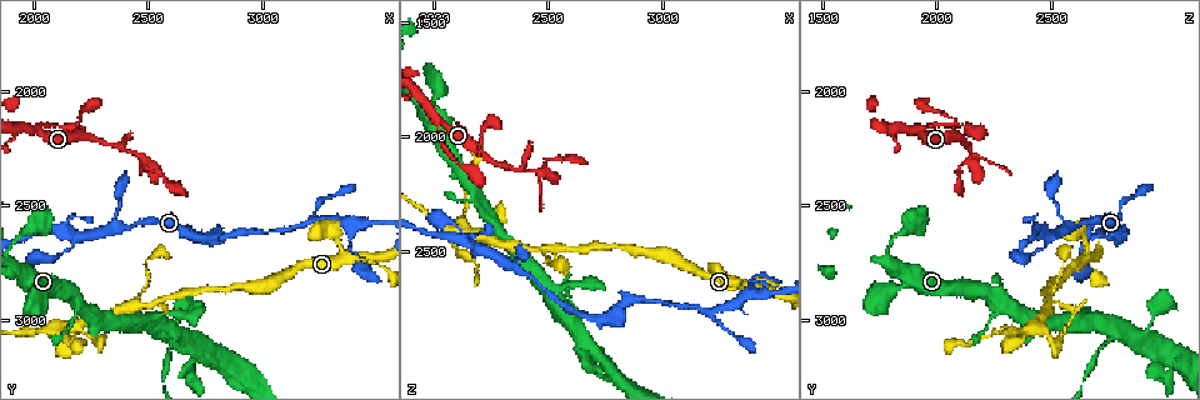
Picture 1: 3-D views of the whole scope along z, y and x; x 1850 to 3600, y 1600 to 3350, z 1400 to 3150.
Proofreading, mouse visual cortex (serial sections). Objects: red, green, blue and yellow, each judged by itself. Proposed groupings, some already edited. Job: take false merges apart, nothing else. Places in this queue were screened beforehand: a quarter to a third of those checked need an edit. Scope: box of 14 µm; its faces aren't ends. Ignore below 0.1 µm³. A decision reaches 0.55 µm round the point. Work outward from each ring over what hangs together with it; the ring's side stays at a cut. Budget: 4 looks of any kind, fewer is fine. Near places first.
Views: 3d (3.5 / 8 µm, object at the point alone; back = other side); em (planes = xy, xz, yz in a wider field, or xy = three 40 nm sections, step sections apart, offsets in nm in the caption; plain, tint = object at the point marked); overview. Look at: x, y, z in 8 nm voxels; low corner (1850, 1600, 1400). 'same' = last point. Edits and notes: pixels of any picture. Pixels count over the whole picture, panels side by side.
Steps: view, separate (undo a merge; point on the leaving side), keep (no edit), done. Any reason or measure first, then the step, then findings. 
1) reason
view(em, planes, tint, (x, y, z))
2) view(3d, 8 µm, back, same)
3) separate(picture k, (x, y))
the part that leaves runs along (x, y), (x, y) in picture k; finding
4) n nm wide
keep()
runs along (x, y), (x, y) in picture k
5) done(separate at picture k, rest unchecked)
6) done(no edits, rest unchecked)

two arms at a narrow angle
view(em, xy, step 3, tint, (3390, 2730, 2640))

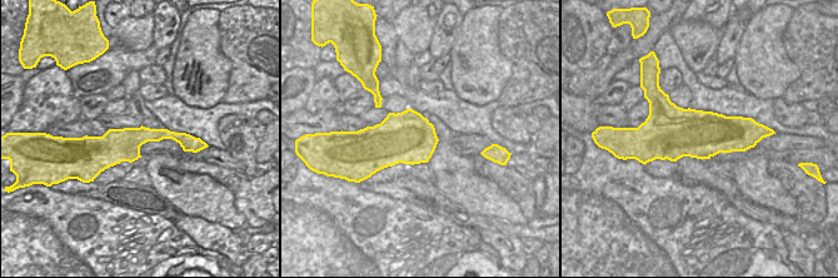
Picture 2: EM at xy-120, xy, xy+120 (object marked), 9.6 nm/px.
wider look
view(3d, 3.5 µm, same)

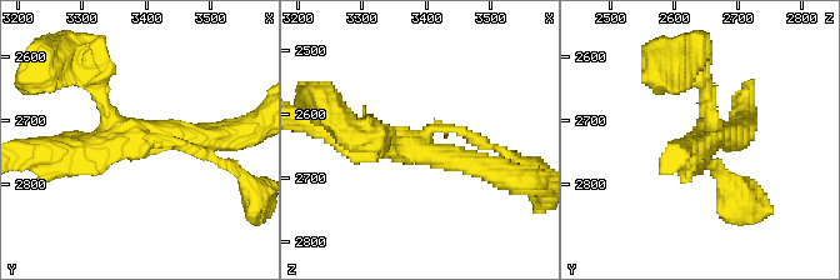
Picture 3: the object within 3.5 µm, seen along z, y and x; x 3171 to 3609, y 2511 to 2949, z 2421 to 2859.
arms of 150, 200, 300, 350 nm
keep()
runs along (334, 129), (400, 144), (454, 129), (491, 144) in picture 3; one cell here

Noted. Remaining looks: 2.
abrupt turn
view(3d, 3.5 µm, back, (2180, 2150, 2070))

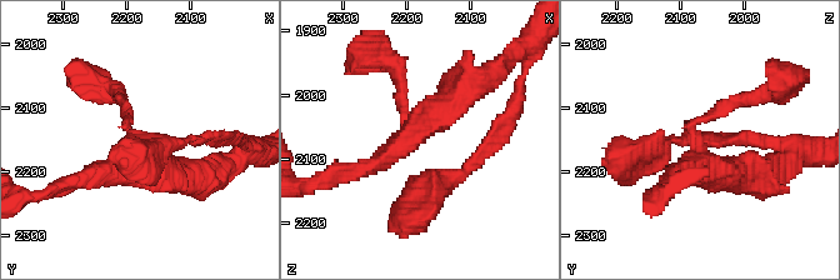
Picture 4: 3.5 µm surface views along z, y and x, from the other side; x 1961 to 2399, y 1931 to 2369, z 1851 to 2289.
3 arms; arms of 150, 250, 400 nm
view(em, xy, step 3, tint, same)

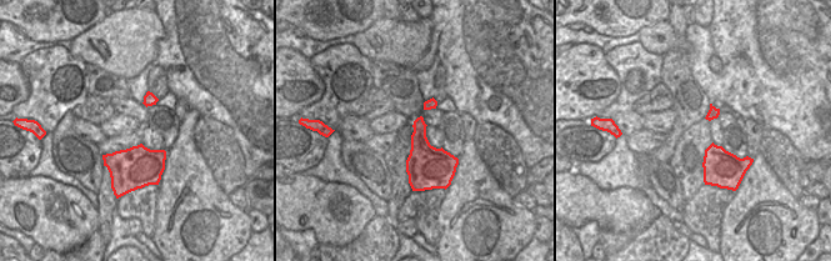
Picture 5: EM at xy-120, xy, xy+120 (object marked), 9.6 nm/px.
keep()
runs along (173, 174), (134, 170), (119, 96) in picture 4; continuous, no second cell

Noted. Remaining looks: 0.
done(no edits, rest unchecked)

